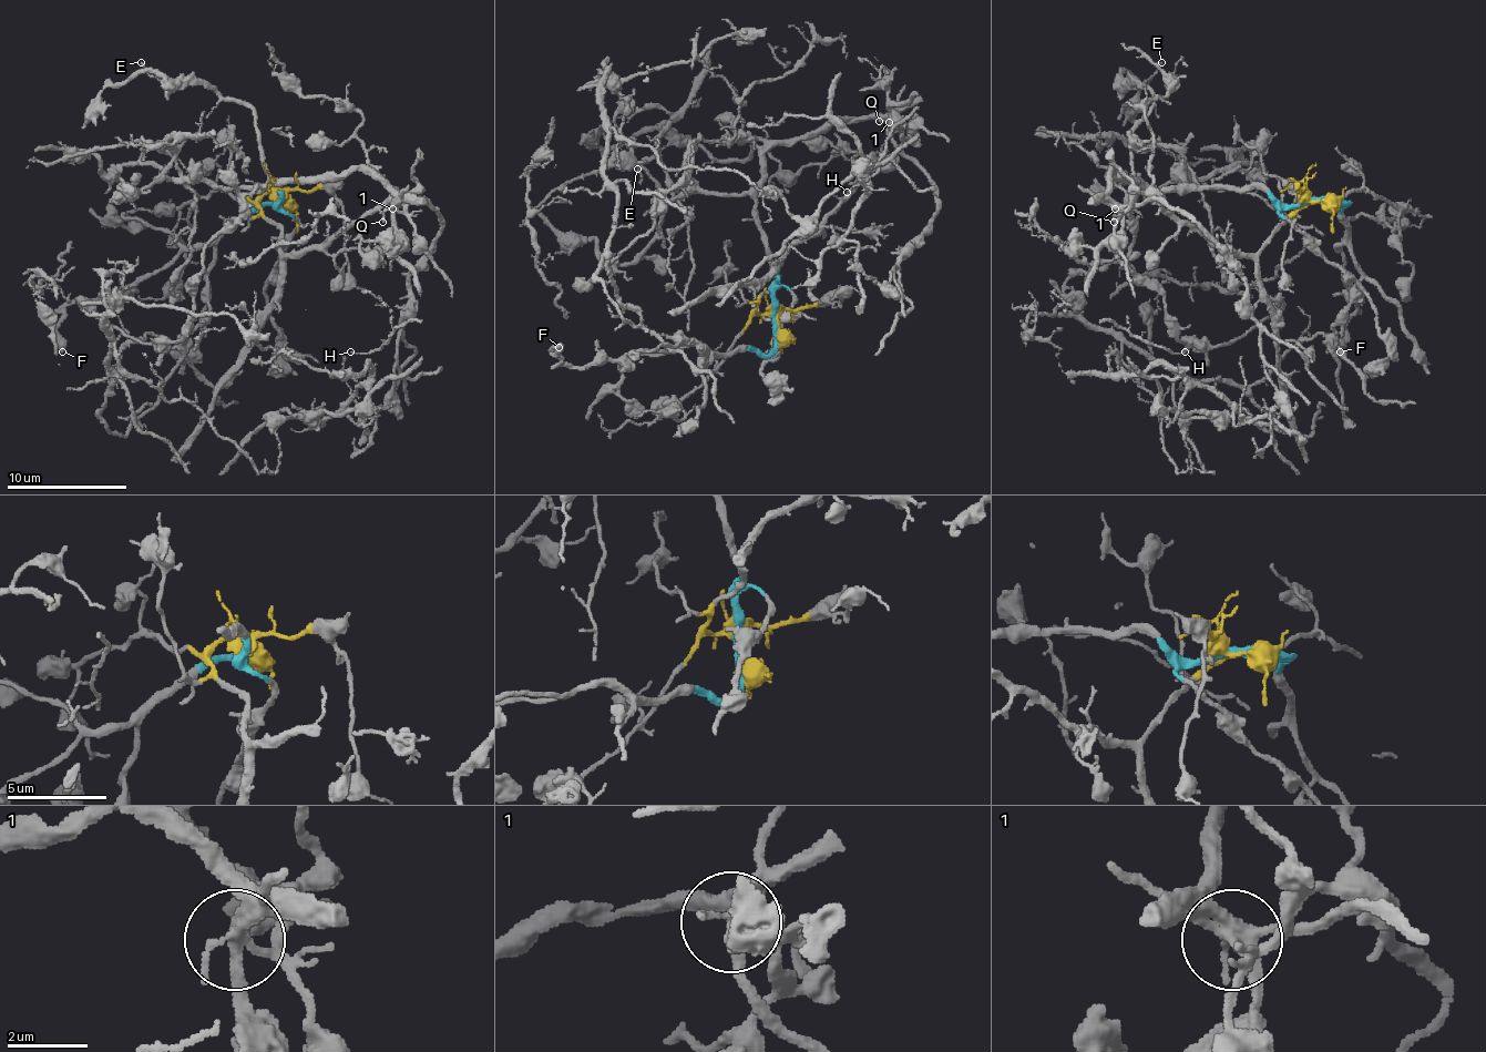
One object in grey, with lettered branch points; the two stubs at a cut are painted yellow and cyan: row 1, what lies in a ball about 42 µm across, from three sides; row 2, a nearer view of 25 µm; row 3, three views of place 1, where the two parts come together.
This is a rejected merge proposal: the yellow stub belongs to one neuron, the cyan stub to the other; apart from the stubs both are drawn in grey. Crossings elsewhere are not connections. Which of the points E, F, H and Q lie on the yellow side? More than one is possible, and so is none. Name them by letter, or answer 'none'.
Q

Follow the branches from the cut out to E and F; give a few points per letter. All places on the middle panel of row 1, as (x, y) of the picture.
E: (777, 324), (756, 217), (765, 145), (714, 161), (668, 145), (638, 170)
F: (777, 324), (777, 341), (765, 354), (710, 354), (680, 345), (569, 366), (553, 354), (560, 348)

